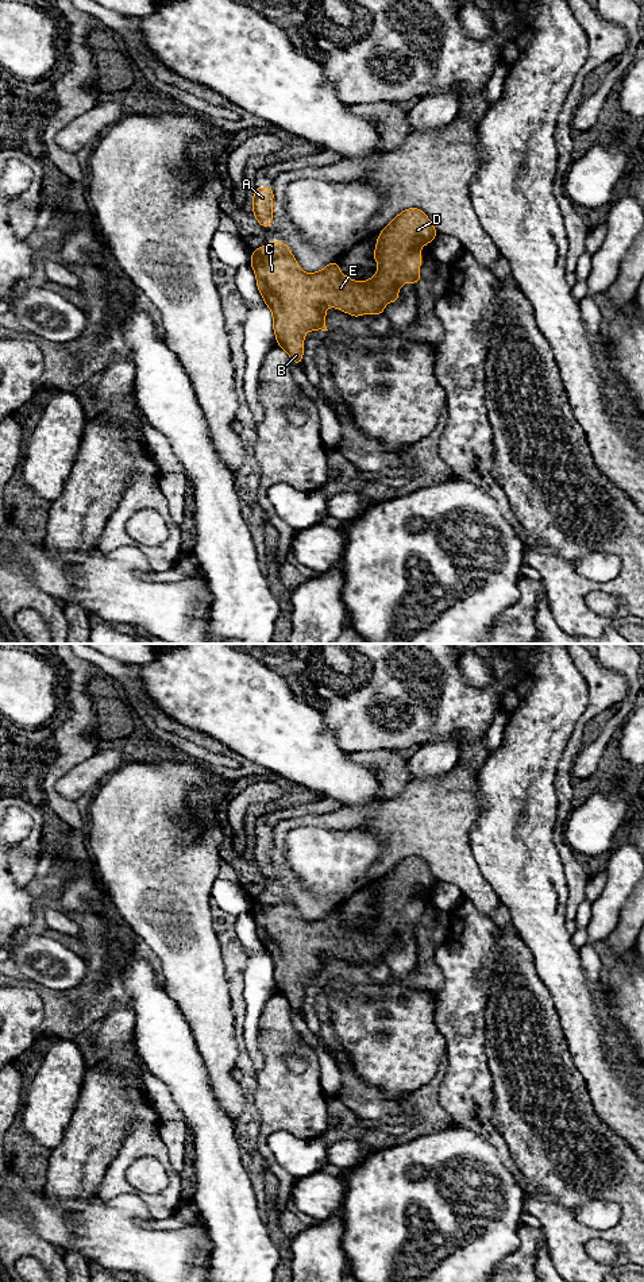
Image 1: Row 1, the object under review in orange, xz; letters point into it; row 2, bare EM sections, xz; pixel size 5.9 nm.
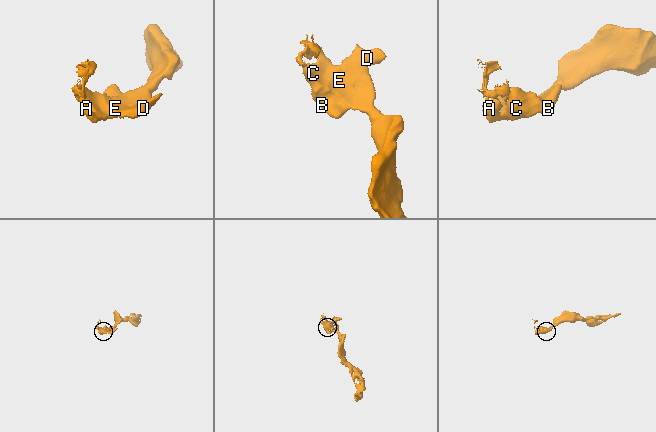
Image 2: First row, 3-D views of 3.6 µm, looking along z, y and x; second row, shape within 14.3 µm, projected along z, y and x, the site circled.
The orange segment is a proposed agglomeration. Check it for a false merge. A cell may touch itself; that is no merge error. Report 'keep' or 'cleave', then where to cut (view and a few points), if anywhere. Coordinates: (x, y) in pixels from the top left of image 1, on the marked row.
keep | no cut

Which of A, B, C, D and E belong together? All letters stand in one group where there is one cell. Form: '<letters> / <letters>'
A B C D E

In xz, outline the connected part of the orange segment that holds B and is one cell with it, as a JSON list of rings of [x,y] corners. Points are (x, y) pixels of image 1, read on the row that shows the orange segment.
[[[417,208],[402,211],[381,231],[373,252],[379,270],[366,282],[343,275],[336,260],[321,271],[302,273],[285,242],[271,240],[254,250],[250,266],[257,274],[258,290],[273,312],[277,344],[301,366],[304,333],[328,331],[327,306],[355,318],[363,313],[385,314],[383,305],[398,301],[401,285],[410,281],[419,286],[419,250],[432,243],[436,235],[425,212]]]

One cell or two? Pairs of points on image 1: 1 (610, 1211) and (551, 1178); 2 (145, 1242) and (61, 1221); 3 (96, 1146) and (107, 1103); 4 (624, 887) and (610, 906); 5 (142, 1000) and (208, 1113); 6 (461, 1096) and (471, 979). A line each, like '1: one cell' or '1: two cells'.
1: two cells
2: one cell
3: one cell
4: one cell
5: one cell
6: one cell

